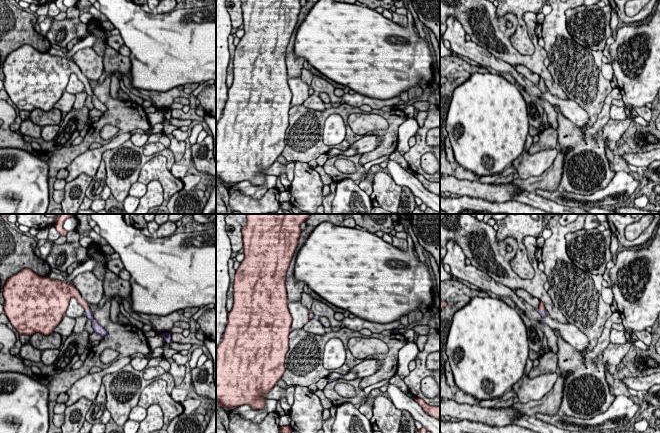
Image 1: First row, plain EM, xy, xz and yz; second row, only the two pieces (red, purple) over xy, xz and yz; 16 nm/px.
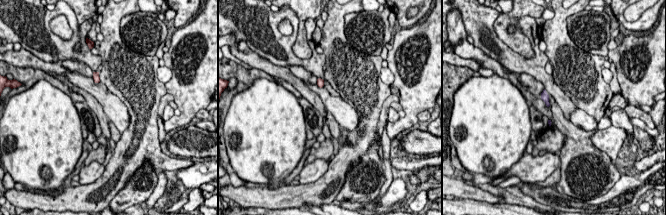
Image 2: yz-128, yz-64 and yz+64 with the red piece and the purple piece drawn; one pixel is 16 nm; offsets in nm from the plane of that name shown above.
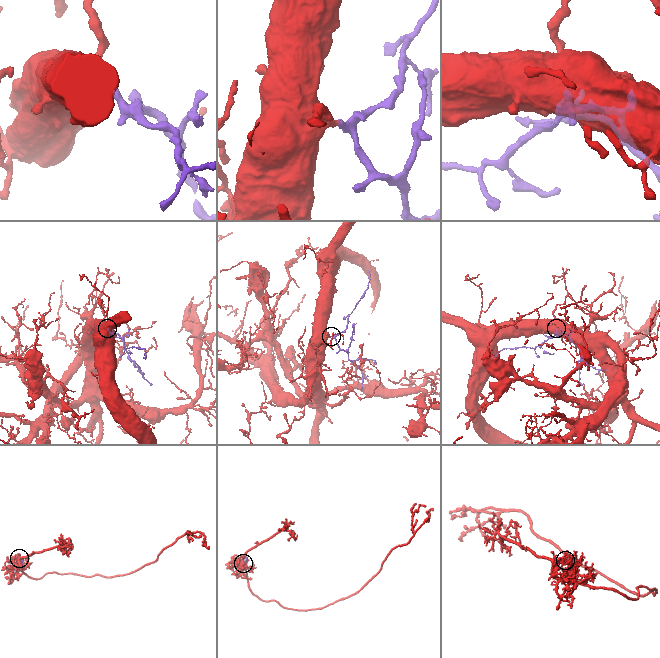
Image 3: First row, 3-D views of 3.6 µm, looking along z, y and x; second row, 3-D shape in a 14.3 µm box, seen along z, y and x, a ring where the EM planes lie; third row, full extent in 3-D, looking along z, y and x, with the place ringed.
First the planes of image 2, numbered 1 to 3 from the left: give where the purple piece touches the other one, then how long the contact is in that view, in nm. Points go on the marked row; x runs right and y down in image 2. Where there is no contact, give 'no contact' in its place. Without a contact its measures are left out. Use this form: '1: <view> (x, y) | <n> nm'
1: no contact
2: no contact
3: no contact

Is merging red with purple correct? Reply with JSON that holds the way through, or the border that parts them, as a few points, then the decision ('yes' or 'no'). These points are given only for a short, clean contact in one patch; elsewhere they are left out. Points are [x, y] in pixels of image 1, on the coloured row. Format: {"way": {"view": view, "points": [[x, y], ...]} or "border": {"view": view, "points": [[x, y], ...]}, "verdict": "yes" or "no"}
{"way": {"view": "xy", "points": [[78, 296], [86, 309], [88, 313]]}, "verdict": "yes"}

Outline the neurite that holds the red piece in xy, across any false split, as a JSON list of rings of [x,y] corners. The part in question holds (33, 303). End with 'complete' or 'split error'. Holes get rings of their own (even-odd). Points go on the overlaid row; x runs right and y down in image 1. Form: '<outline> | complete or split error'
[[[25,268],[6,281],[3,296],[5,299],[4,313],[20,335],[31,336],[36,332],[44,335],[52,334],[66,314],[70,299],[73,297],[85,309],[85,315],[92,321],[94,332],[101,336],[107,334],[107,331],[94,319],[89,304],[83,299],[77,288],[67,282],[51,279],[48,276],[42,277],[31,269]]] | split error

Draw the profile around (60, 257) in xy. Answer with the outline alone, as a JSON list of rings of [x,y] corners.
[[[70,231],[66,235],[67,240],[62,245],[53,244],[46,262],[51,268],[60,272],[67,272],[67,269],[76,261],[88,261],[87,248],[79,245],[80,235],[76,231]]]

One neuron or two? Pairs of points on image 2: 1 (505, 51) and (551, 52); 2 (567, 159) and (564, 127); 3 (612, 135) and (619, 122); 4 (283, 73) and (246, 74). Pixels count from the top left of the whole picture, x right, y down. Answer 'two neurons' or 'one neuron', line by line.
1: two neurons
2: one neuron
3: two neurons
4: two neurons

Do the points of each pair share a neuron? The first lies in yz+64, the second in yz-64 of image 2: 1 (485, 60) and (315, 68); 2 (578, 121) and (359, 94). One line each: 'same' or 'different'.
1: different
2: different

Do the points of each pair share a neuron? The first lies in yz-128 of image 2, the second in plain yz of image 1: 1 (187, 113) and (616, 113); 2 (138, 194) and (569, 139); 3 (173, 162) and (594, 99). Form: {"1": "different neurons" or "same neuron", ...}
{"1": "different neurons", "2": "same neuron", "3": "same neuron"}

